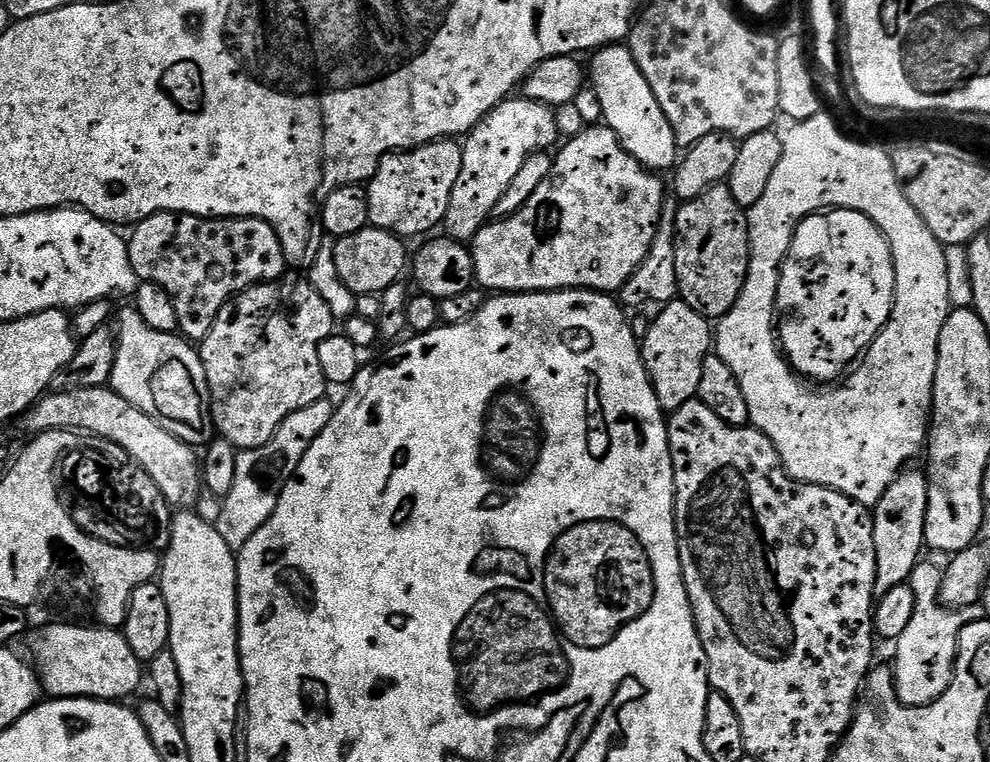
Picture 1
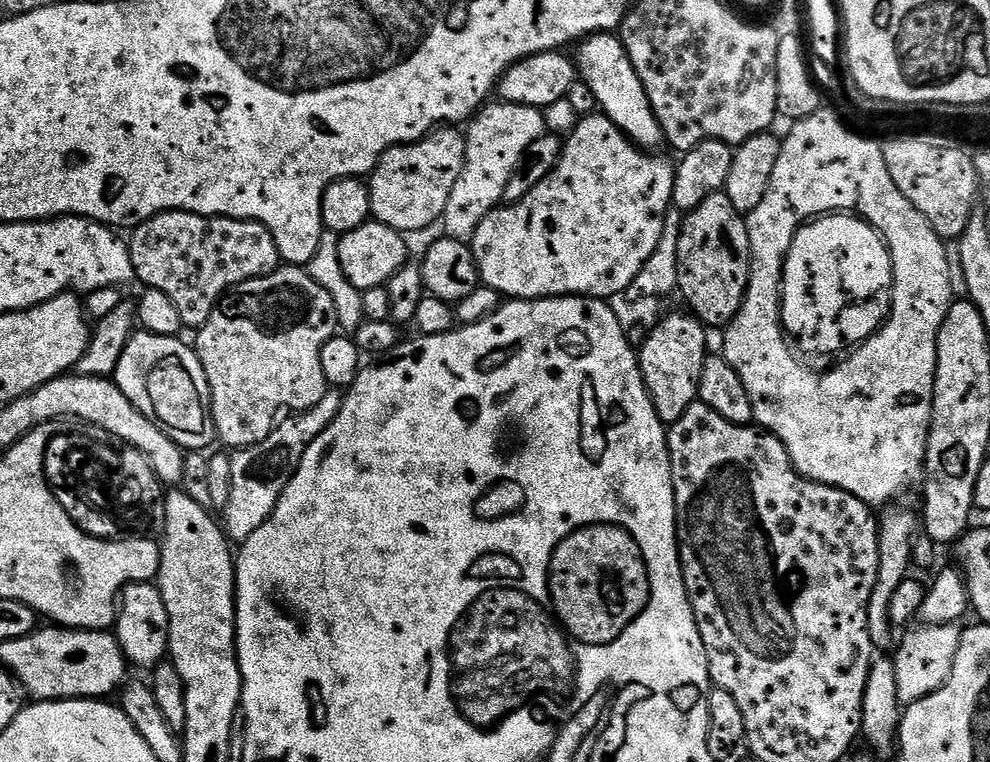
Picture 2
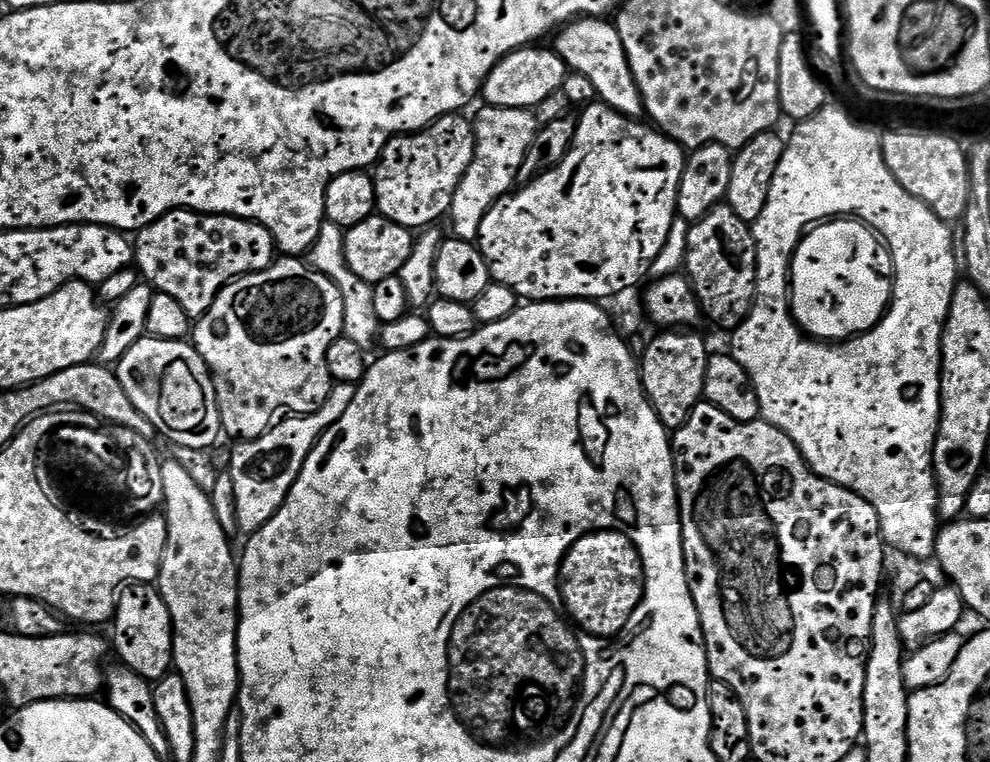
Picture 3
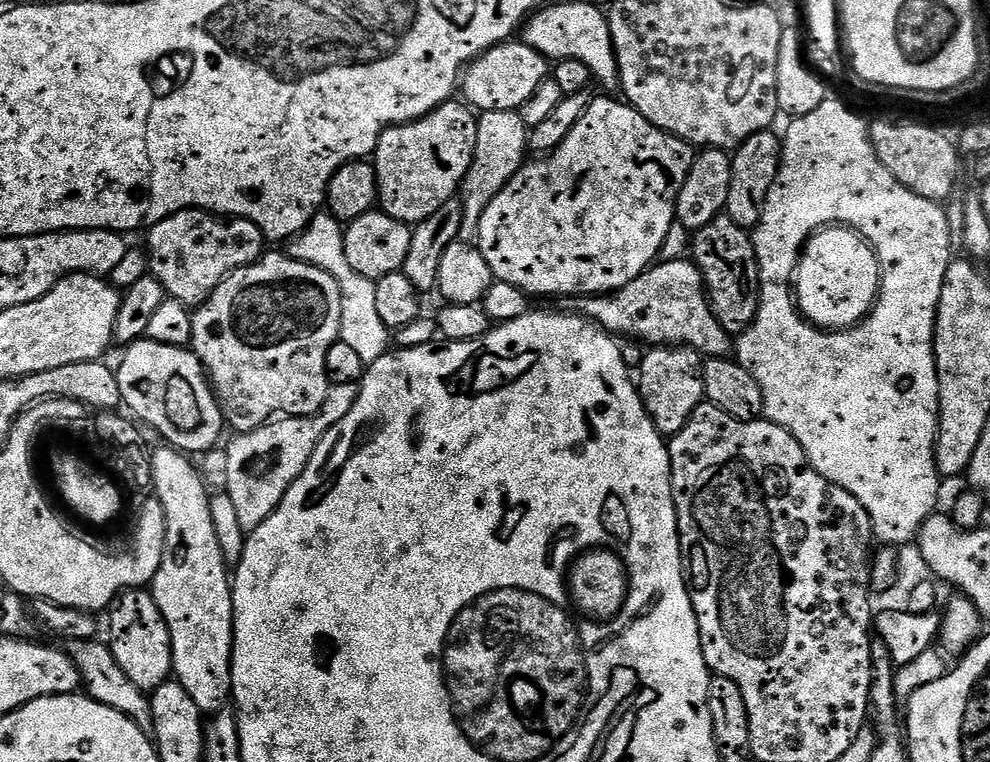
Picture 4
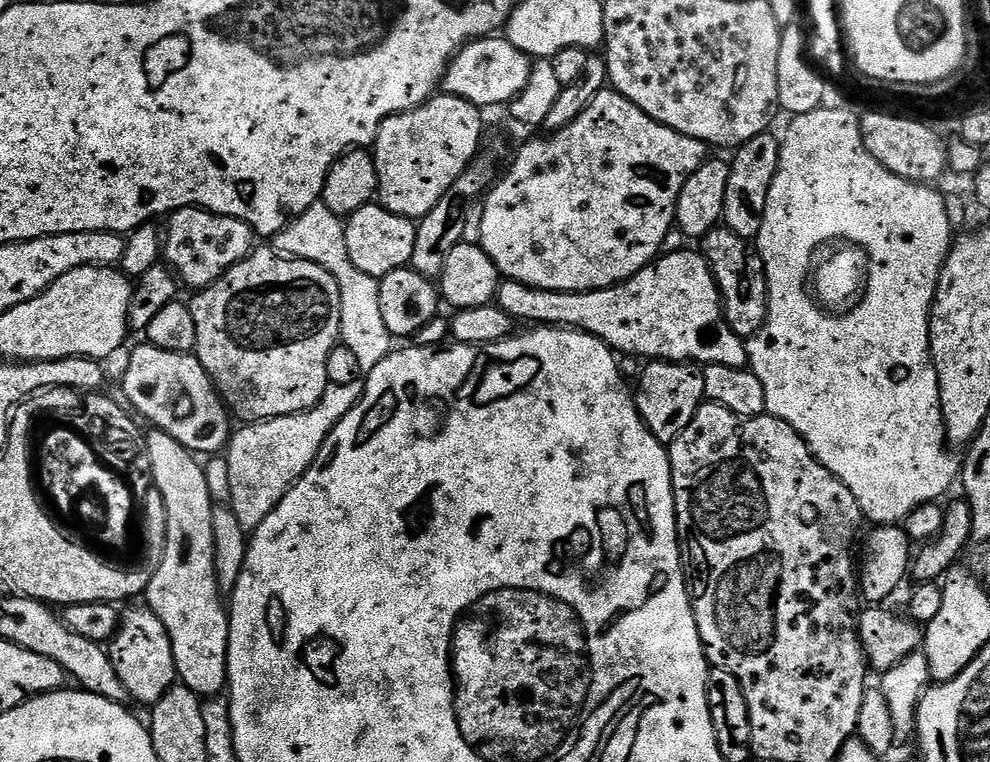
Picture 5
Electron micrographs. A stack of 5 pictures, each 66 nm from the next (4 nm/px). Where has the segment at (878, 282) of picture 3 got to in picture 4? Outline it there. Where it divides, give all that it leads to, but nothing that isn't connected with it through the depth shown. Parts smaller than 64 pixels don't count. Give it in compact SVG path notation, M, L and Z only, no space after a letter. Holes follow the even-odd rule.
M829 226L813 232L800 253L800 264L794 277L794 295L800 313L810 324L825 330L853 328L868 317L880 295L880 260L872 245L864 237L843 226Z

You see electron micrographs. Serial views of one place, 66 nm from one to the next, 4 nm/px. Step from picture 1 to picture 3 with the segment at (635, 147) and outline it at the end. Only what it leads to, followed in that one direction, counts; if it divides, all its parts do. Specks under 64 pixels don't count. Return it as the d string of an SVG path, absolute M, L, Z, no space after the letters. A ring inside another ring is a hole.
M577 18L563 25L555 36L556 53L562 57L571 71L586 74L586 78L590 78L597 97L603 103L609 104L623 116L640 118L645 115L644 103L634 82L634 74L630 70L626 50L622 50L622 38L618 38L618 30L611 19Z

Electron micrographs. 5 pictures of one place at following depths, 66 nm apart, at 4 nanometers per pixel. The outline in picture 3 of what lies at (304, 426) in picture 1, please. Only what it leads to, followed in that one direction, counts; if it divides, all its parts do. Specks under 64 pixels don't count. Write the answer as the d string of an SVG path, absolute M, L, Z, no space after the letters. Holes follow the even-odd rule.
M333 383L332 392L318 410L305 416L289 415L288 420L281 419L273 423L267 432L258 438L237 443L232 449L230 475L234 482L234 506L236 507L236 526L241 533L251 534L262 530L270 518L286 502L306 458L312 453L312 447L320 440L320 435L350 407L354 402L356 385Z

